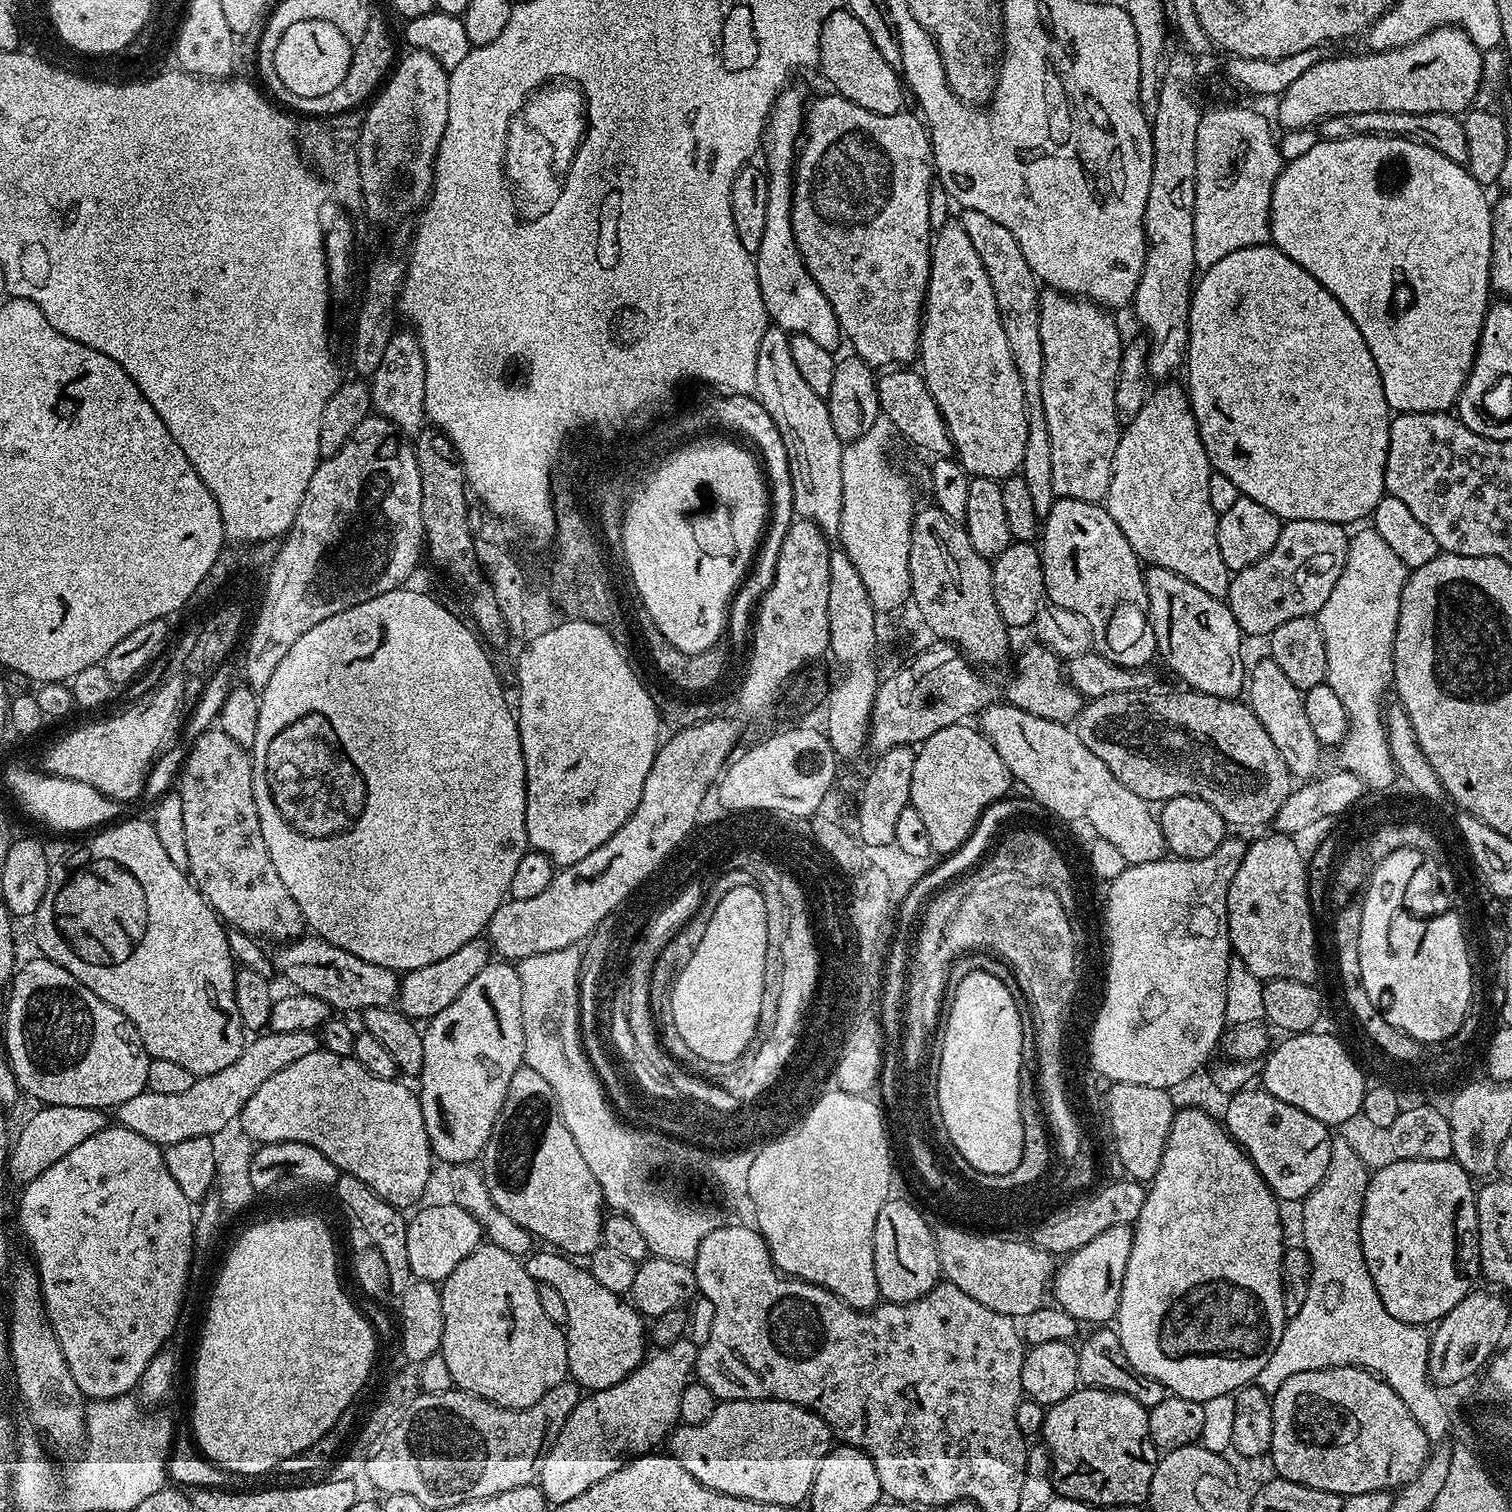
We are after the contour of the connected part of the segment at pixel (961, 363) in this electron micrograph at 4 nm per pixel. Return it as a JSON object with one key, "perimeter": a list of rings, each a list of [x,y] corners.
{"perimeter":[[[956,218],[949,219],[932,238],[928,291],[920,325],[918,371],[946,422],[955,459],[960,461],[969,477],[985,476],[1003,482],[1017,475],[1022,454],[1026,454],[1028,429],[1028,404],[1024,401],[1022,378],[1018,378],[1018,366],[1014,366],[1014,354],[1010,354],[1010,342],[1006,342],[1006,330],[1002,330],[990,274],[986,274],[978,250],[974,250],[966,230],[962,230]]]}

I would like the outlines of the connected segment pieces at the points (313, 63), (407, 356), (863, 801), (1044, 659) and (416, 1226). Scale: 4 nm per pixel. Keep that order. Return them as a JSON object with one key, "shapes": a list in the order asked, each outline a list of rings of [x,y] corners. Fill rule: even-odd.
{"shapes":[[[[299,20],[282,34],[274,50],[274,70],[290,94],[298,94],[302,98],[318,98],[342,86],[346,70],[350,70],[353,51],[354,46],[346,34],[330,26],[330,22]]],[[[397,331],[386,346],[386,354],[382,354],[382,362],[374,370],[370,378],[371,407],[375,415],[383,416],[401,433],[416,434],[425,427],[424,399],[426,398],[426,370],[420,343],[415,332]]],[[[909,745],[894,746],[890,750],[879,753],[872,764],[872,769],[868,772],[868,777],[864,780],[864,785],[860,788],[860,801],[856,804],[856,824],[858,826],[859,841],[870,850],[874,848],[886,848],[895,845],[894,829],[898,823],[898,817],[902,810],[910,807],[910,774],[914,774],[915,751]]],[[[1035,647],[1028,648],[1021,654],[1020,661],[1016,664],[1016,673],[1009,678],[1008,685],[1004,688],[1003,699],[1030,714],[1038,714],[1038,718],[1057,720],[1060,724],[1075,721],[1086,703],[1085,697],[1066,678],[1061,657],[1046,647]]],[[[453,1203],[422,1207],[421,1212],[413,1211],[406,1230],[406,1254],[410,1257],[410,1270],[418,1280],[442,1282],[482,1243],[482,1229],[468,1211]]]]}

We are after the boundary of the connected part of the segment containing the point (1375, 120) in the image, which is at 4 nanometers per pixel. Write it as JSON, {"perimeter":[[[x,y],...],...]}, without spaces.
{"perimeter":[[[1363,111],[1362,114],[1334,115],[1321,120],[1316,126],[1317,135],[1324,140],[1341,140],[1342,138],[1391,135],[1406,136],[1428,145],[1440,154],[1445,154],[1451,161],[1466,162],[1466,136],[1461,119],[1448,112],[1434,114],[1406,114],[1402,111]]]}

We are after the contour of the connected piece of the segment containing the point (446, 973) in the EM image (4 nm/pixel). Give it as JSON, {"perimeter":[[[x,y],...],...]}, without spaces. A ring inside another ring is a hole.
{"perimeter":[[[479,935],[466,942],[466,946],[454,950],[454,954],[438,958],[438,962],[430,962],[430,966],[403,973],[398,997],[400,1011],[417,1022],[427,1022],[433,1016],[442,1014],[442,1010],[446,1010],[446,1006],[450,1006],[450,1002],[454,1002],[454,998],[458,998],[458,994],[462,994],[462,990],[466,990],[466,986],[470,986],[470,982],[474,982],[474,978],[478,978],[478,974],[482,974],[484,967],[493,963],[493,960],[494,949],[491,943]]]}

